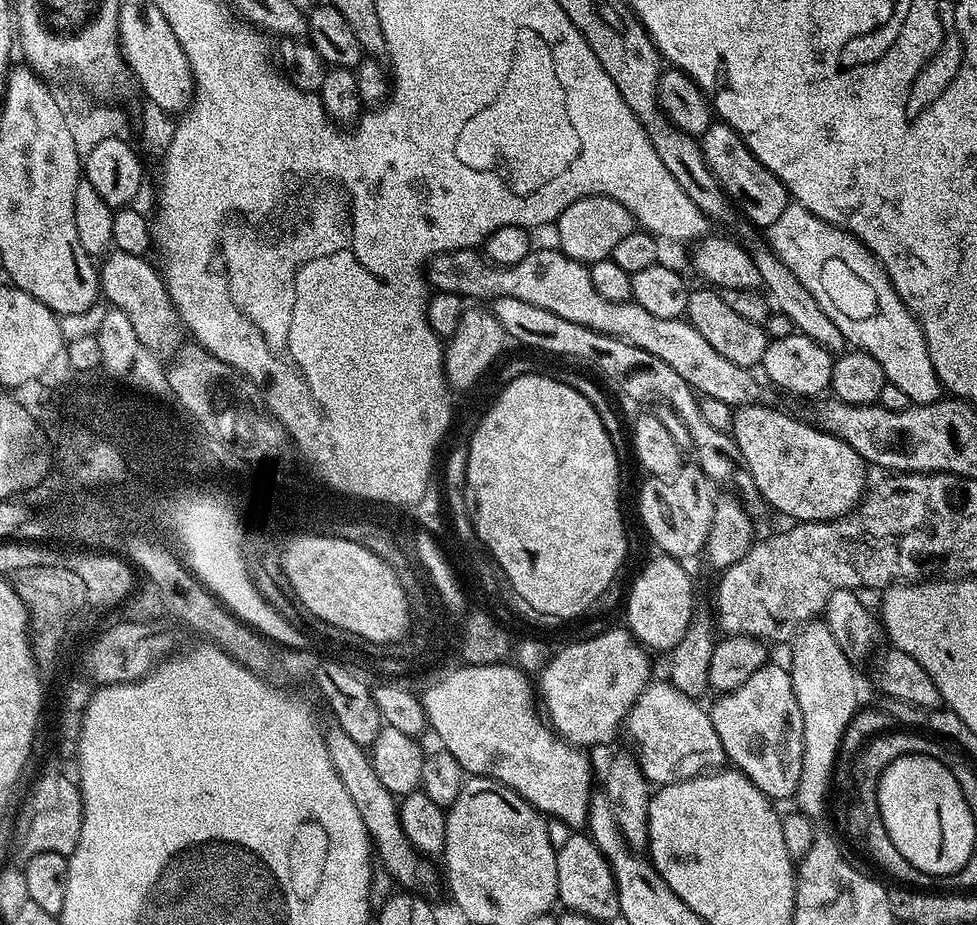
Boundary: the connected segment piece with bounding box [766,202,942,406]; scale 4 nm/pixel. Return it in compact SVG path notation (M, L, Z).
M795 202L788 203L786 210L782 210L782 215L766 229L766 243L773 254L791 270L794 278L798 278L798 282L802 282L802 286L806 286L806 290L810 290L810 294L818 298L818 306L822 306L822 310L830 314L834 326L842 330L845 341L853 349L868 352L878 358L878 366L882 366L887 383L900 387L906 393L906 398L910 398L916 406L941 399L942 385L930 362L920 323L902 302L902 298L898 298L886 270L878 262L876 253L871 252L866 244L844 229L810 214L810 210Z

